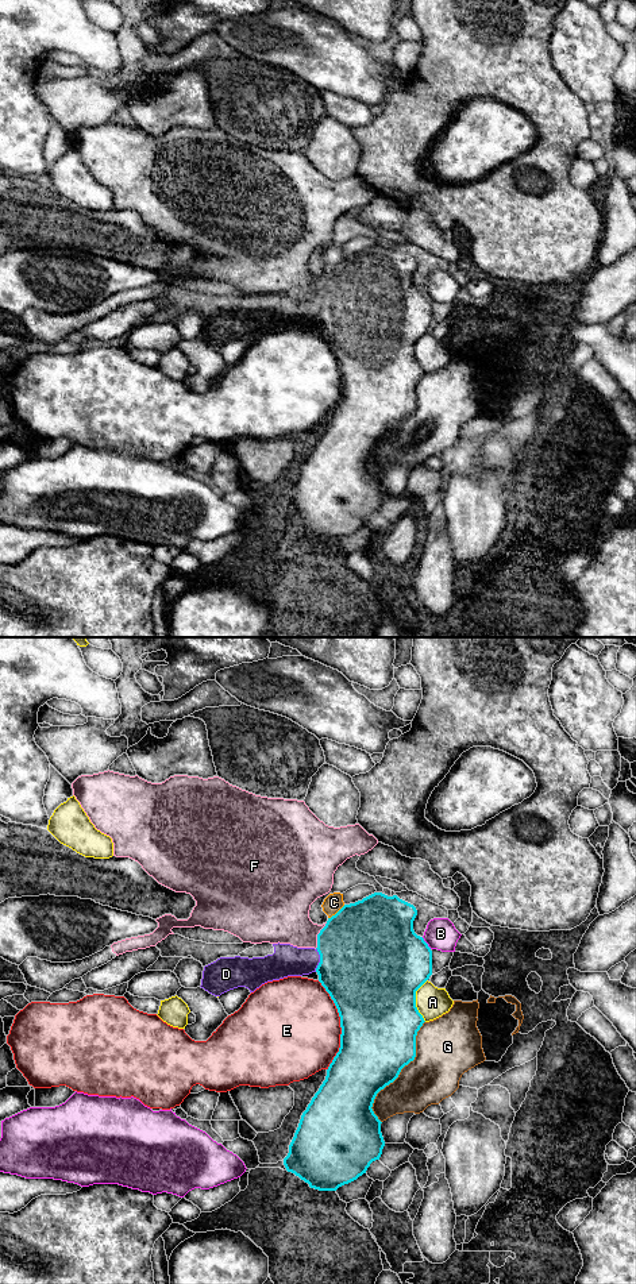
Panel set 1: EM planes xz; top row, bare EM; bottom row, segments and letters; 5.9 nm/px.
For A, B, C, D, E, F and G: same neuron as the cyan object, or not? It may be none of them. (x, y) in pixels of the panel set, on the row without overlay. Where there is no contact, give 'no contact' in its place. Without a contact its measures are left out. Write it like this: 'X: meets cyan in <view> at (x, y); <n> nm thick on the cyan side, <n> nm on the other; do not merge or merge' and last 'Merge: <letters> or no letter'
A: meets cyan in xz at (415, 353); 500 nm thick on the cyan side, 190 nm on the other; do not merge
B: meets cyan in xz at (426, 295); 460 nm thick on the cyan side, 190 nm on the other; do not merge
C: meets cyan in xz at (338, 263); 500 nm thick on the cyan side, 110 nm on the other; do not merge
D: meets cyan in xz at (320, 312); 500 nm thick on the cyan side, 190 nm on the other; merge
E: meets cyan in xz at (340, 377); 460 nm thick on the cyan side, 500 nm on the other; do not merge
F: meets cyan in xz at (318, 288); 480 nm thick on the cyan side, 320 nm on the other; do not merge
G: meets cyan in xz at (400, 423); 440 nm thick on the cyan side, 300 nm on the other; do not merge
Merge: D

